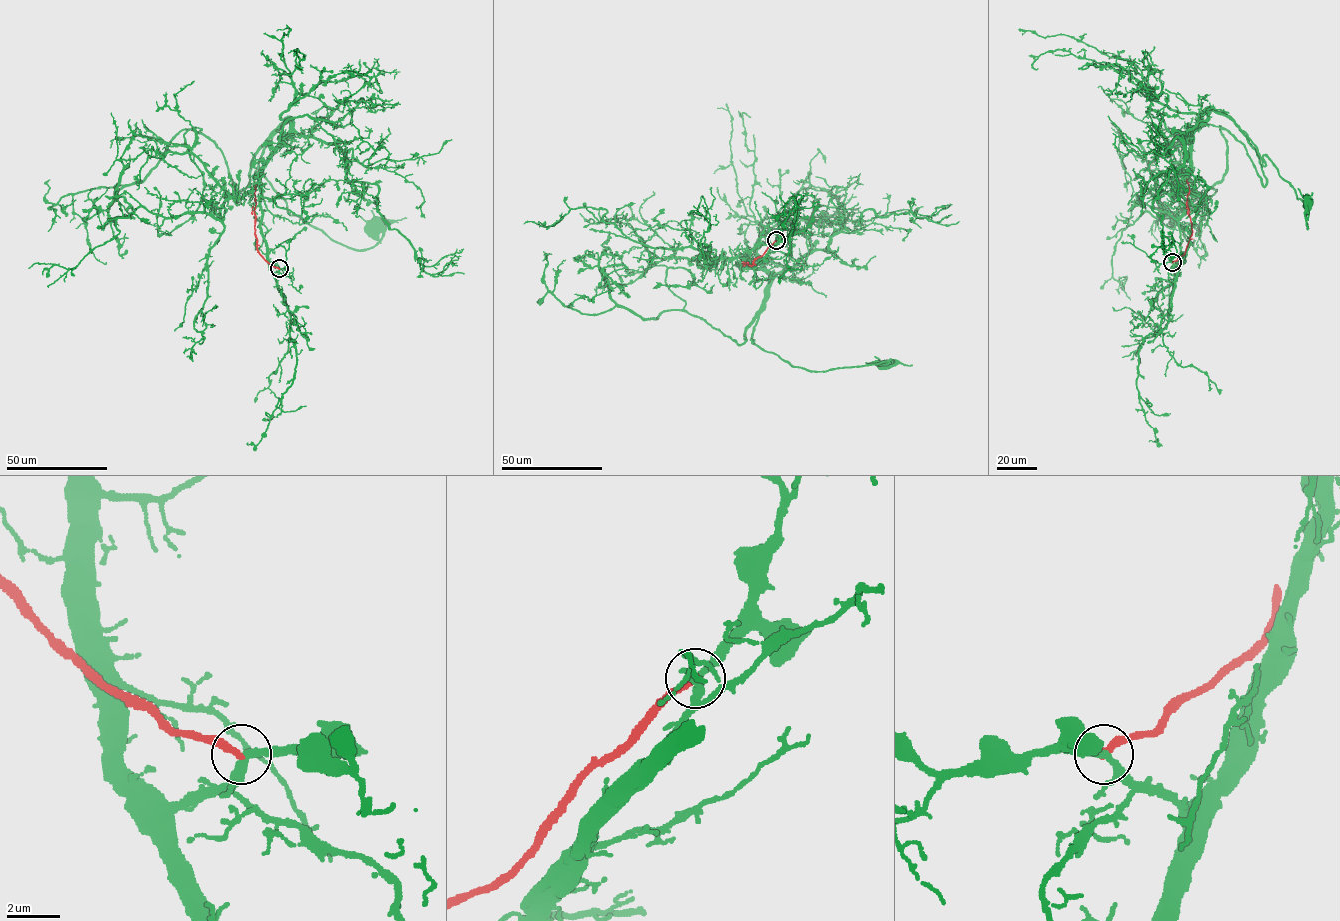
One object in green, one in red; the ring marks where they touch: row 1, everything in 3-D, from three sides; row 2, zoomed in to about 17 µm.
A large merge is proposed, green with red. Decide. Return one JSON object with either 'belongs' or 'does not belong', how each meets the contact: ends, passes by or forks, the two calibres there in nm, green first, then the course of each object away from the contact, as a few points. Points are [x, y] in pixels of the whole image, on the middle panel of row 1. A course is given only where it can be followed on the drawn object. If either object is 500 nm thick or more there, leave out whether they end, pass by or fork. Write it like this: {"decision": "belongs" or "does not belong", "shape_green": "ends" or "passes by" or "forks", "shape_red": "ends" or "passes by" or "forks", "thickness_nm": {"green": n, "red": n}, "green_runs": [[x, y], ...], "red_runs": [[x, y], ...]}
{"decision": "does not belong", "shape_green": "forks", "shape_red": "ends", "thickness_nm": {"green": 240, "red": 280}, "green_runs": [[776, 240], [754, 269], [750, 261], [746, 264], [770, 279], [752, 342], [812, 371], [883, 362]], "red_runs": [[776, 240], [752, 265], [742, 263]]}

